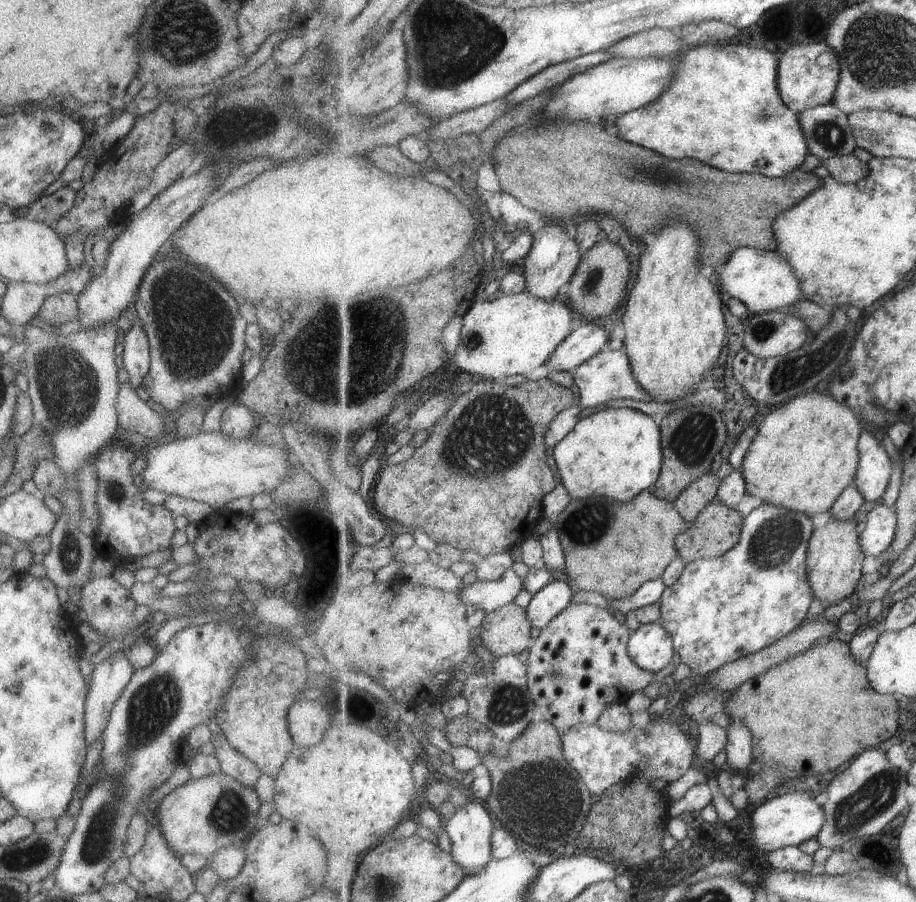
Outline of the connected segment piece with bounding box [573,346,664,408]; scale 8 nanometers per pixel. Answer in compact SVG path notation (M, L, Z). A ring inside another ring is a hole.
M624 346L617 350L606 348L599 351L576 368L573 378L574 387L578 392L578 403L582 408L600 408L609 404L611 400L619 400L619 398L631 398L631 400L641 400L641 402L653 400L657 403L664 400L662 396L654 397L638 383L630 356Z

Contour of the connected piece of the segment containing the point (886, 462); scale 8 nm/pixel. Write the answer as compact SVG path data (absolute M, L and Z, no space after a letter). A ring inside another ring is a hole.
M869 430L862 432L858 442L860 463L856 483L867 501L877 502L885 494L893 474L893 462L882 442L876 440Z

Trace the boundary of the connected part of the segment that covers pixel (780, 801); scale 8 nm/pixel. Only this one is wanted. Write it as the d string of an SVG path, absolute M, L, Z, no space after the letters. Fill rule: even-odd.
M796 787L790 793L782 794L778 797L767 799L759 805L753 814L753 840L754 846L765 852L775 852L780 848L788 846L799 846L803 840L816 838L822 830L823 823L826 822L826 812L823 807L817 805L814 797L809 791L801 791Z

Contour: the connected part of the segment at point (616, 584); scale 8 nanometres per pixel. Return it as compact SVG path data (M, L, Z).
M653 489L641 492L629 503L617 503L597 495L583 500L572 499L554 520L566 555L569 578L579 590L601 593L613 601L629 598L648 581L661 579L669 564L679 557L676 540L691 526L679 513L676 503L657 496Z

